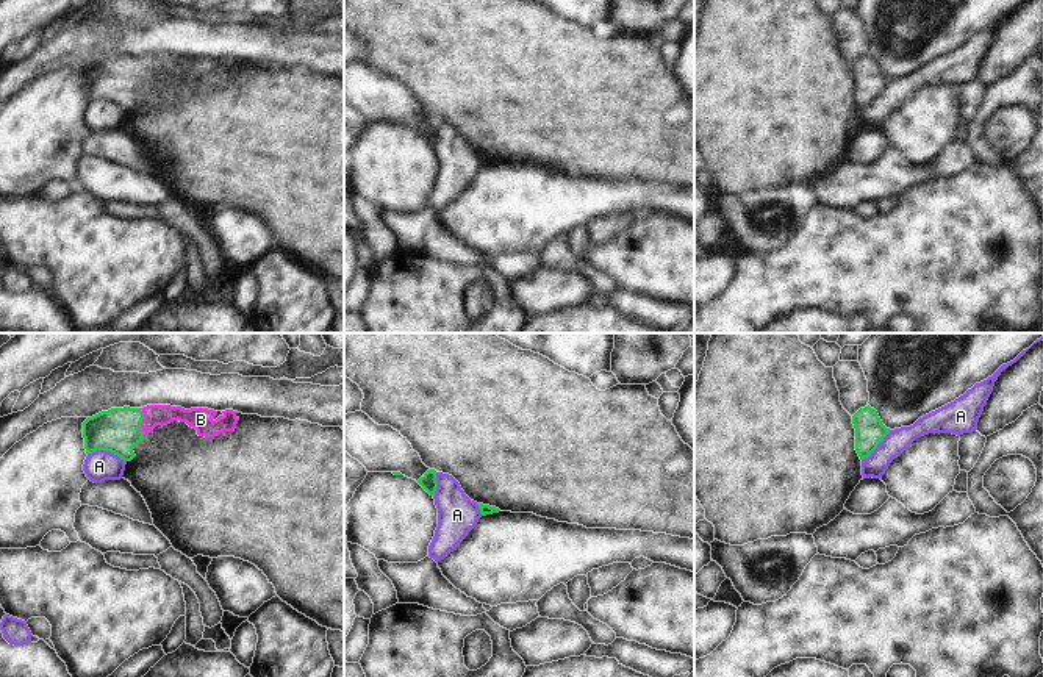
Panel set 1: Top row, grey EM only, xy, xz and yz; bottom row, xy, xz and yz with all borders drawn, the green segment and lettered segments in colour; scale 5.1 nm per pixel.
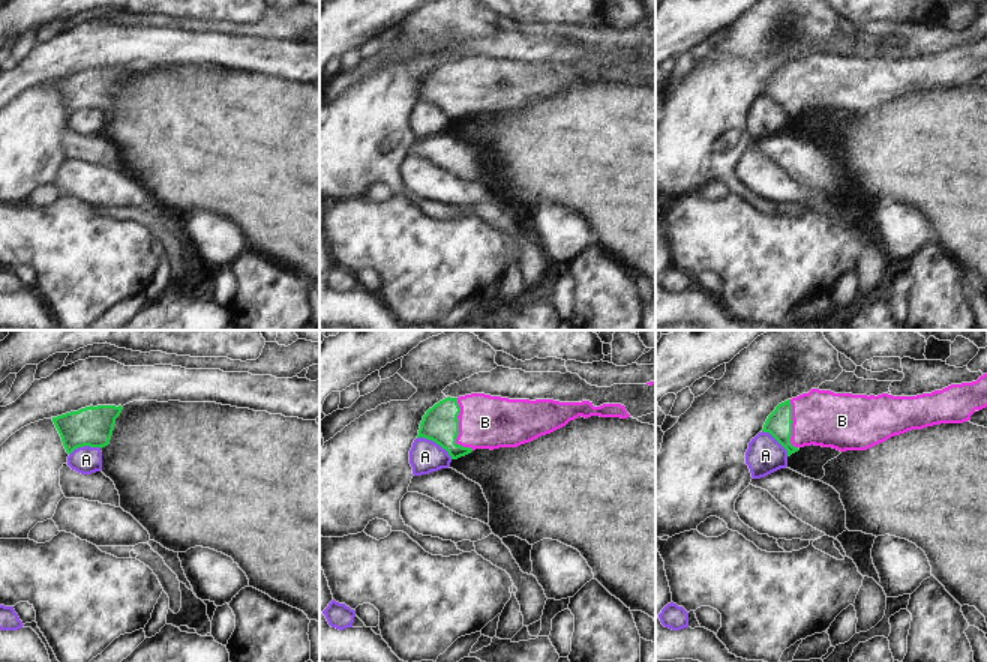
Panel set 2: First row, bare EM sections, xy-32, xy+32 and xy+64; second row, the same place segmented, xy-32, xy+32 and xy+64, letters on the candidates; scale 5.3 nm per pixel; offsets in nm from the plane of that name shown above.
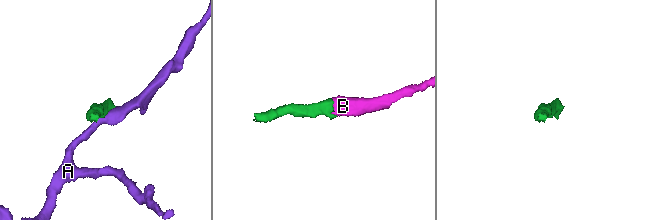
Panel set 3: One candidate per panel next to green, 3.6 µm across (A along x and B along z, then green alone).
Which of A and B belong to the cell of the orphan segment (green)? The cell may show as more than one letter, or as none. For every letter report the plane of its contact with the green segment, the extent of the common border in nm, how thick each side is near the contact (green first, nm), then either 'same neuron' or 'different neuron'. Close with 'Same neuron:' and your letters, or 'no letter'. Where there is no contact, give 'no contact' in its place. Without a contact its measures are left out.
A: xy | 200 nm | 240/160 nm | different neuron
B: xy | 140 nm | 240/110 nm | same neuron
Same neuron: B

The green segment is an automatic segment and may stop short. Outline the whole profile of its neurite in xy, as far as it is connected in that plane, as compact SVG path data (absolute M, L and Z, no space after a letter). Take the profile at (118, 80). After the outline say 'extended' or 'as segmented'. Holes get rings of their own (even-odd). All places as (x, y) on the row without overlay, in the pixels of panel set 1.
M147 55L144 58L111 58L83 72L86 103L106 100L124 111L136 105L133 97L156 75L167 75L174 70L186 72L197 80L199 86L214 88L222 81L235 81L239 67L236 61L225 59L217 69L217 61L208 58L191 58L170 55Z; extended

